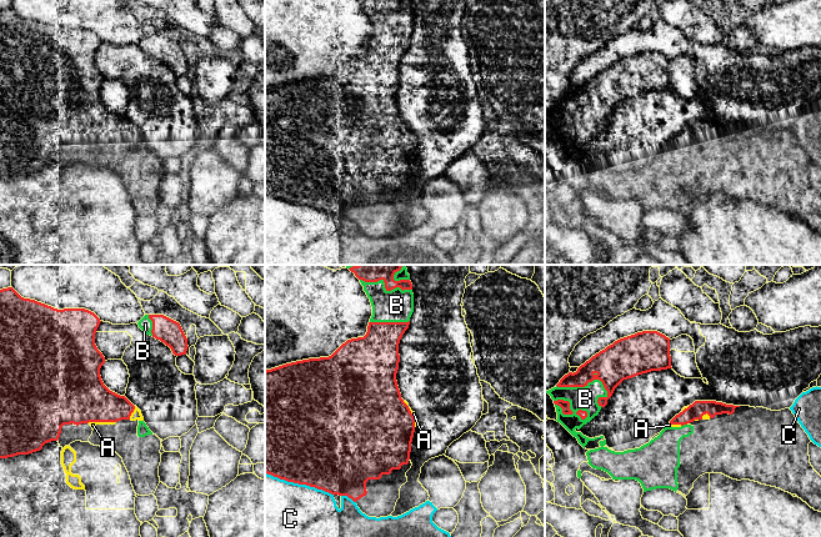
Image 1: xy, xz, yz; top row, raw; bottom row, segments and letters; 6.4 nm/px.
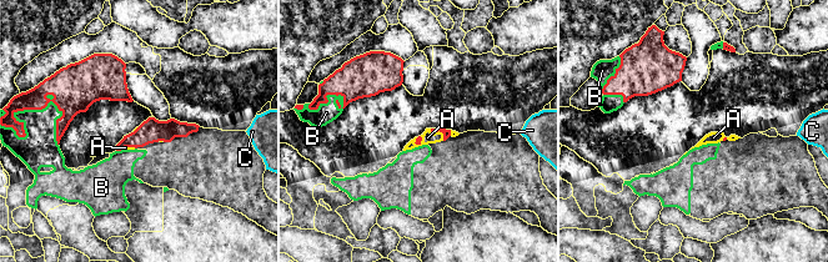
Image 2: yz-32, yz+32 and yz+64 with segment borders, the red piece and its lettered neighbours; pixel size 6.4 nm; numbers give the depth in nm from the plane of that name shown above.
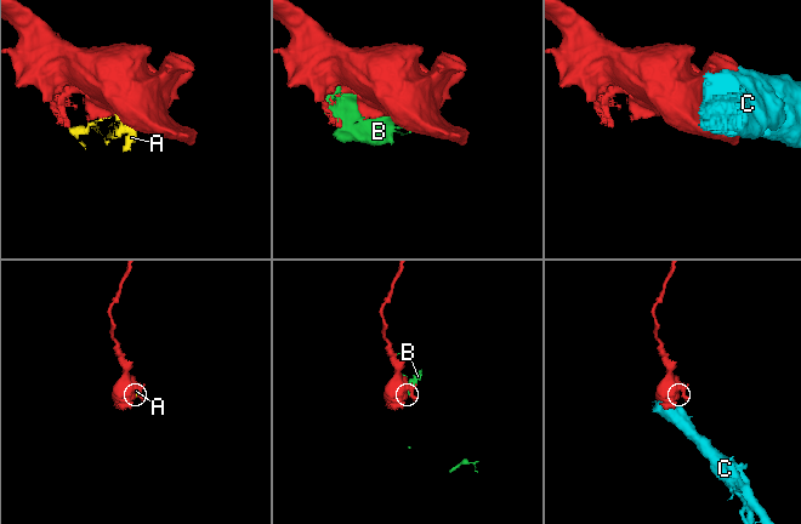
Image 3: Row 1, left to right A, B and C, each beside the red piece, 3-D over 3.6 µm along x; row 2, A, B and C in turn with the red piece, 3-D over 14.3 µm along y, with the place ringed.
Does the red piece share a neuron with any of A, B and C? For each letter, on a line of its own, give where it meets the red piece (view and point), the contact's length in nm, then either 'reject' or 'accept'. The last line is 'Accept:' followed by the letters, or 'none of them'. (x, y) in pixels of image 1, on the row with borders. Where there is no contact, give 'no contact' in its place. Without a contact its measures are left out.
A: meets red in xy at (133, 411); contact 100 nm long; reject
B: meets red in yz at (586, 385); contact 340 nm long; accept
C: meets red in xz at (300, 483); contact 480 nm long; reject
Accept: B

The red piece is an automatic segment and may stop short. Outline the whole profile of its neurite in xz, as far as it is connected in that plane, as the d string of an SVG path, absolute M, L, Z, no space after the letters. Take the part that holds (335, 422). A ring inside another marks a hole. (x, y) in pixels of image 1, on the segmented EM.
M346 265L370 298L372 316L364 337L342 343L331 356L286 363L265 371L265 473L347 496L369 517L387 517L395 511L400 488L411 468L415 417L401 398L396 381L399 343L414 312L414 293L406 265Z

